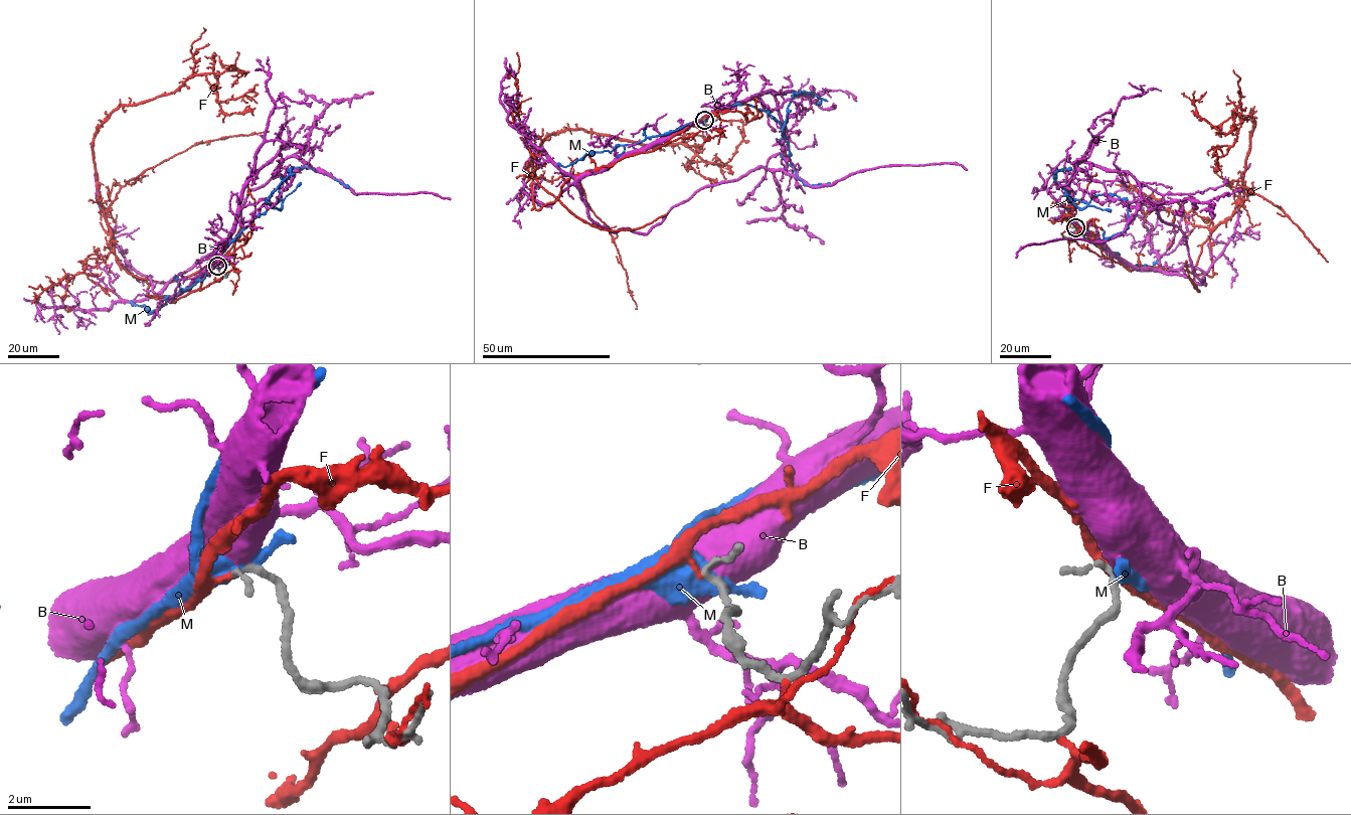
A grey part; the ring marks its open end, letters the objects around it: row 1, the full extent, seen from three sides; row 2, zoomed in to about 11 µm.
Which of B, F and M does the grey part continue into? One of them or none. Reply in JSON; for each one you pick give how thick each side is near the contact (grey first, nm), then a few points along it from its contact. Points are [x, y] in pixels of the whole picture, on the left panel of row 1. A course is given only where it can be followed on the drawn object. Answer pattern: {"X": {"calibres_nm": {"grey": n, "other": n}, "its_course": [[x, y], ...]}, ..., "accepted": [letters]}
{"B": {"calibres_nm": {"grey": 130, "other": 700}, "its_course": [[216, 266], [173, 296], [158, 295], [238, 236], [247, 191], [291, 156], [354, 193], [451, 199]]}, "accepted": ["B"]}

